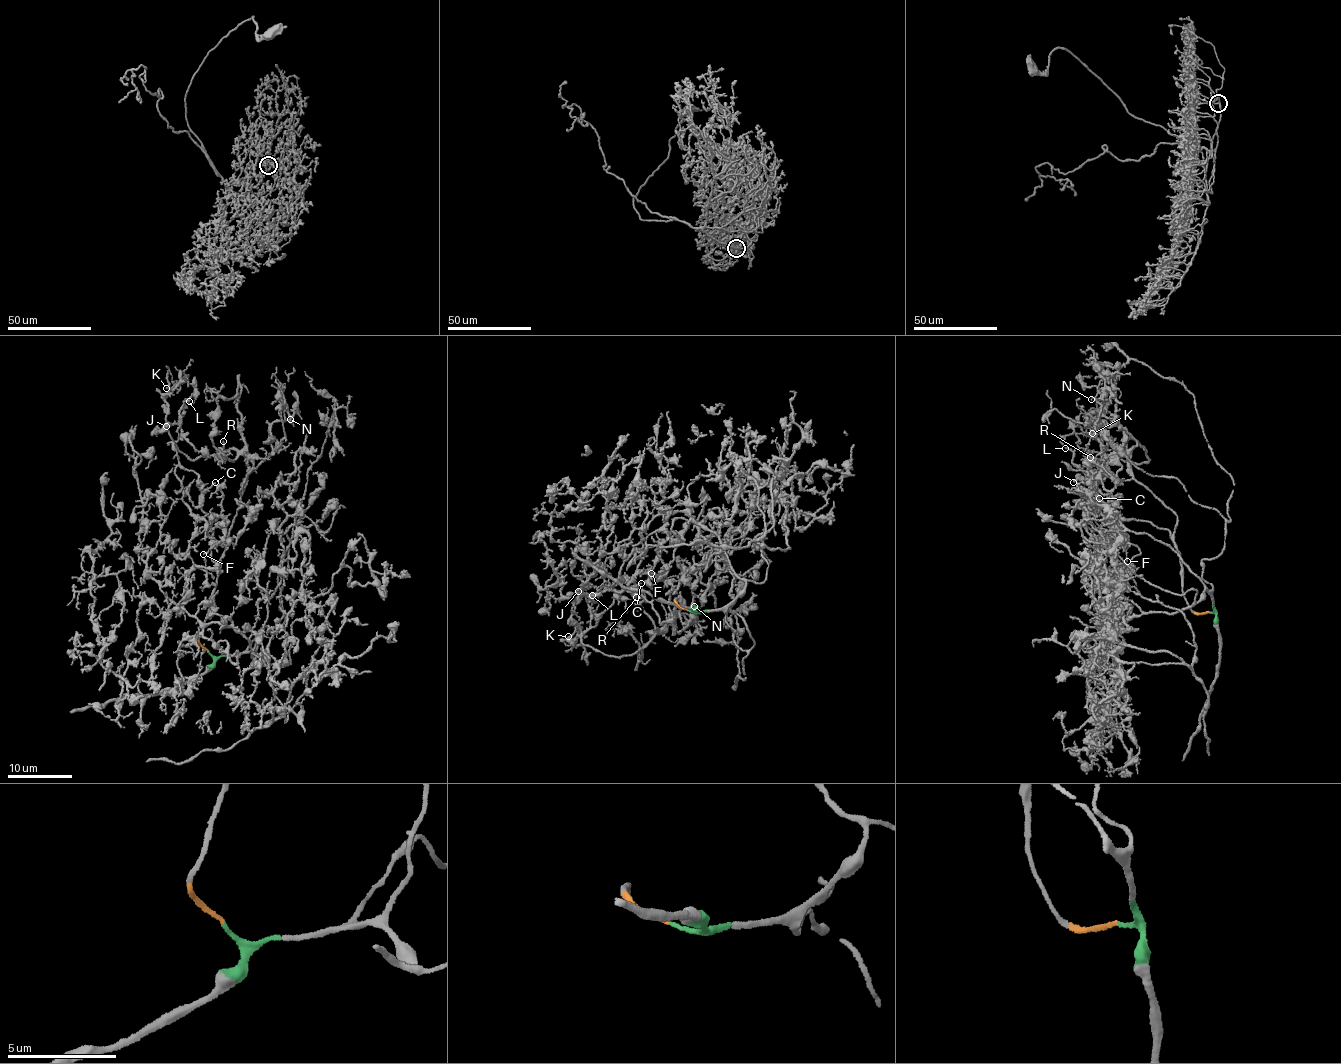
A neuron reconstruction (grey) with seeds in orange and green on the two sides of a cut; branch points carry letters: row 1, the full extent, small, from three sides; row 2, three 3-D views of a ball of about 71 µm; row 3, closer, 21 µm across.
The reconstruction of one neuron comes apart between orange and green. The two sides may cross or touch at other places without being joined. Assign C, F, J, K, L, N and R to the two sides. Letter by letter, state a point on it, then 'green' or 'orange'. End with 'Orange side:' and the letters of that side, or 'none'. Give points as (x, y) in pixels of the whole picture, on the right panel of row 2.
C: (1099, 498) | orange
F: (1127, 561) | orange
J: (1073, 482) | orange
K: (1092, 433) | orange
L: (1065, 448) | orange
N: (1091, 399) | orange
R: (1090, 457) | orange
Orange side: C, F, J, K, L, N, R

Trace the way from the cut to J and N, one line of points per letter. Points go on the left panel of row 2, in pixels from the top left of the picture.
J: (209, 651), (198, 639), (247, 477), (245, 454), (229, 450), (188, 459), (167, 427), (156, 432), (166, 426)
N: (209, 651), (198, 639), (247, 472), (270, 454), (271, 445), (268, 438), (271, 426), (278, 420), (289, 419)

